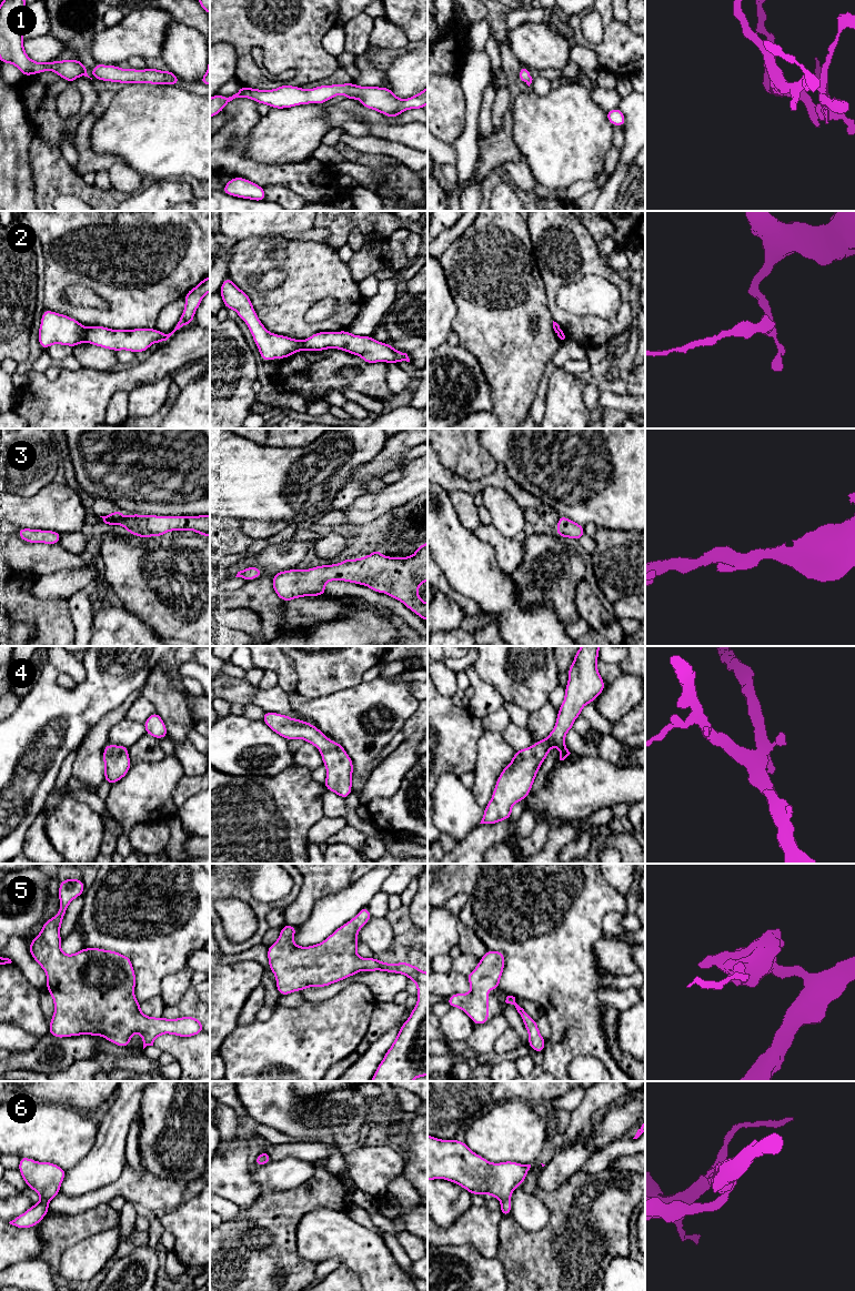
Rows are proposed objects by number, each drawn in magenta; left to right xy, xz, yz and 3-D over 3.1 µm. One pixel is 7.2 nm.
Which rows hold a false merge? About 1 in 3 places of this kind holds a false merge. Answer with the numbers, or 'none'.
2

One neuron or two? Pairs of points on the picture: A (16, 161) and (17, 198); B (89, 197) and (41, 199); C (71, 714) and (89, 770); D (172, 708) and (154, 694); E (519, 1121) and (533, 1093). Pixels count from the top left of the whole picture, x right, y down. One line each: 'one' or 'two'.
A: one
B: one
C: two
D: one
E: two

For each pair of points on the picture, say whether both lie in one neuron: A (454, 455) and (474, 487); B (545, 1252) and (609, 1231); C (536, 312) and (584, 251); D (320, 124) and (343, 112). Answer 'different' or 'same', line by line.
A: different
B: same
C: different
D: different

